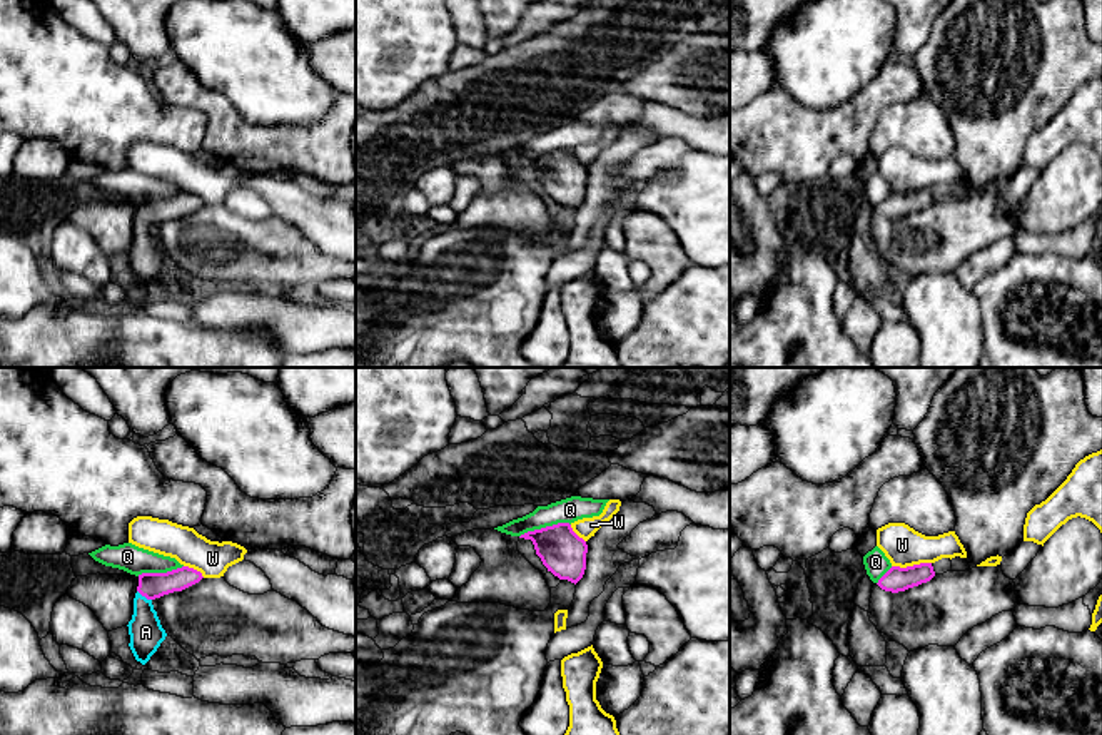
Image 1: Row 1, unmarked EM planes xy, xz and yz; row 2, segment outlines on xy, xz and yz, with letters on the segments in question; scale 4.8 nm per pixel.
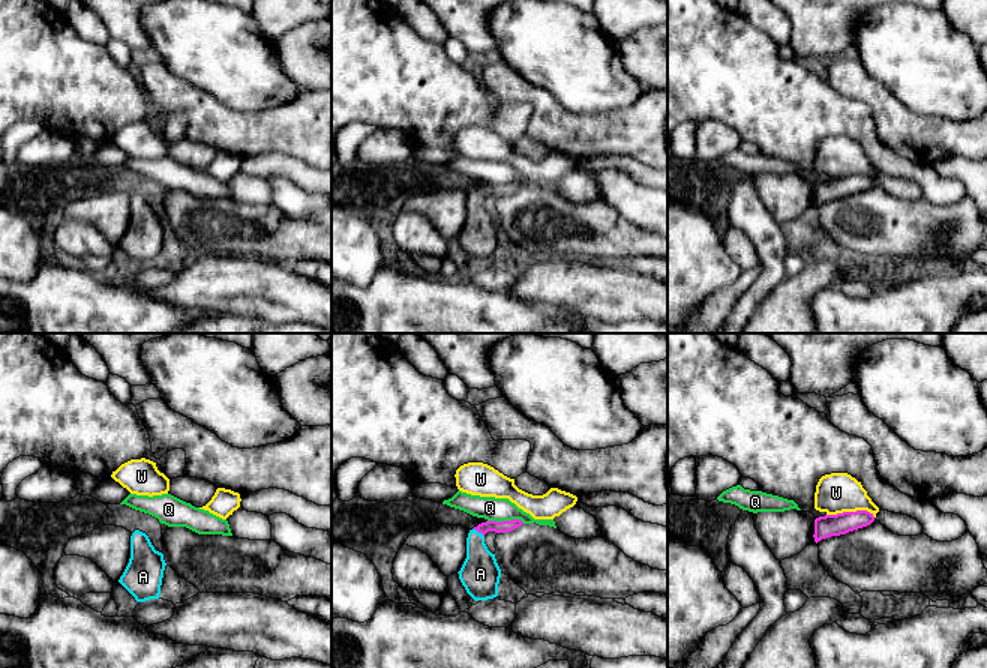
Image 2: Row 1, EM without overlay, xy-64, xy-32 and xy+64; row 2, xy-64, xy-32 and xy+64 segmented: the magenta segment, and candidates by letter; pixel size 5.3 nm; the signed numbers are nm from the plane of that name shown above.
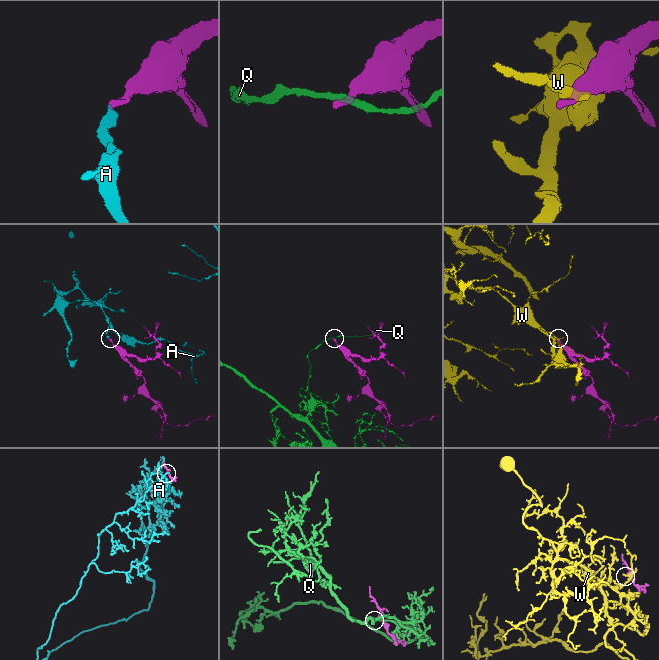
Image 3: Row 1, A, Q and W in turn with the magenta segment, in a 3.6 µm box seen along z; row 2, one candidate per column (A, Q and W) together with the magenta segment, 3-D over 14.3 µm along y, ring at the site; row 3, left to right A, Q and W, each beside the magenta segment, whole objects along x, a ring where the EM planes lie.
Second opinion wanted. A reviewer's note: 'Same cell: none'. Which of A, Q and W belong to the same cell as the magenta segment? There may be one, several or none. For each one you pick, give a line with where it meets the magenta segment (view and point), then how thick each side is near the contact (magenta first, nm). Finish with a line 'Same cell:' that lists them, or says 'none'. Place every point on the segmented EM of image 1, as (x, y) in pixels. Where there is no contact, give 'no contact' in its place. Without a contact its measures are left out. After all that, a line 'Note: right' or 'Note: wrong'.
A: xy (144, 595) | 130/160 nm
Same cell: A
Note: wrong

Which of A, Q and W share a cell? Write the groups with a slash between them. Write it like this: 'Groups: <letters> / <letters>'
Groups: A / Q / W

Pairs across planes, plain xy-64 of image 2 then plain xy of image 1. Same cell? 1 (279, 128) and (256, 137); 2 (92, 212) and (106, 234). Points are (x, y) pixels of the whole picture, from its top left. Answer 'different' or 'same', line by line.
1: same
2: same

